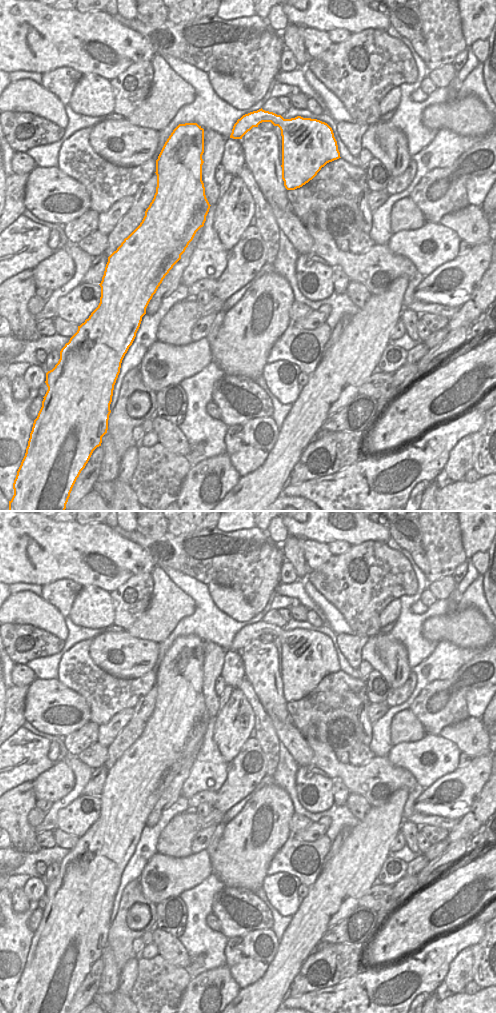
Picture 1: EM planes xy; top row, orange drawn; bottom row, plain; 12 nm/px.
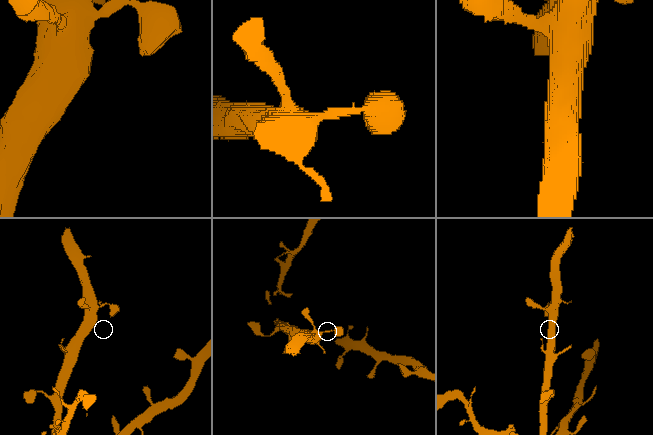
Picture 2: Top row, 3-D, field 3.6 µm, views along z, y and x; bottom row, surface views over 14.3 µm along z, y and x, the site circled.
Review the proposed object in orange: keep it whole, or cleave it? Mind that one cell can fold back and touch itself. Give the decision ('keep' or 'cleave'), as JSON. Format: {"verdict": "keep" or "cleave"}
{"verdict": "keep"}

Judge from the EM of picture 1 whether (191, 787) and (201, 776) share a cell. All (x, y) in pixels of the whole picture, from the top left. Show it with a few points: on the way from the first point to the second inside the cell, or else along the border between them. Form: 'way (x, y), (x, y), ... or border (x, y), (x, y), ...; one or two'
way (194, 784), (198, 779); one

